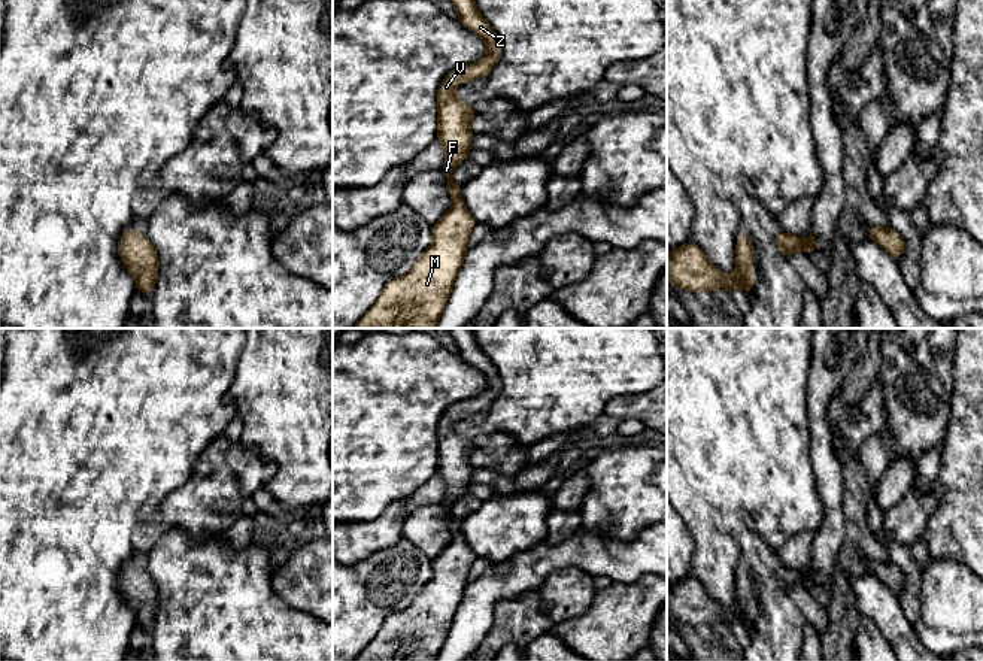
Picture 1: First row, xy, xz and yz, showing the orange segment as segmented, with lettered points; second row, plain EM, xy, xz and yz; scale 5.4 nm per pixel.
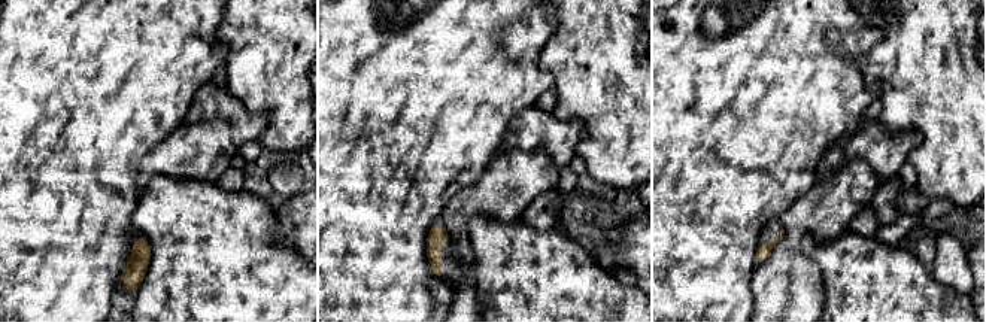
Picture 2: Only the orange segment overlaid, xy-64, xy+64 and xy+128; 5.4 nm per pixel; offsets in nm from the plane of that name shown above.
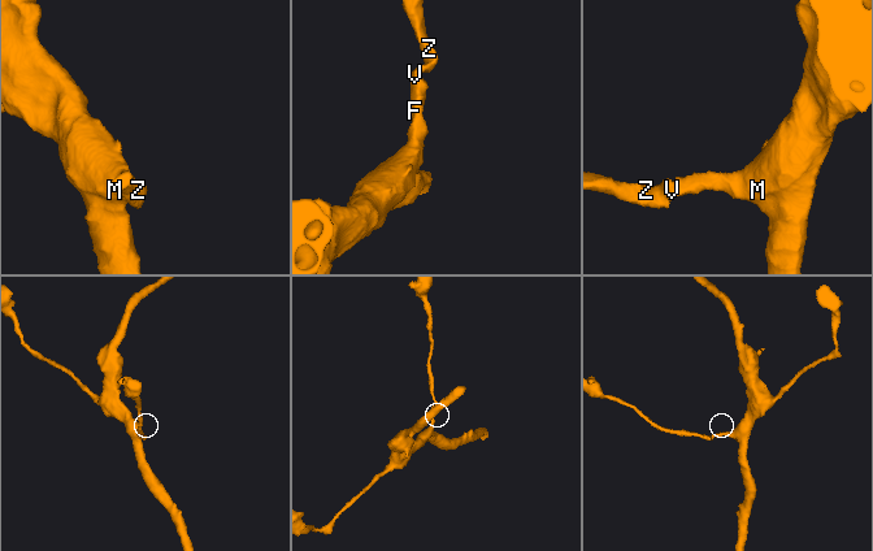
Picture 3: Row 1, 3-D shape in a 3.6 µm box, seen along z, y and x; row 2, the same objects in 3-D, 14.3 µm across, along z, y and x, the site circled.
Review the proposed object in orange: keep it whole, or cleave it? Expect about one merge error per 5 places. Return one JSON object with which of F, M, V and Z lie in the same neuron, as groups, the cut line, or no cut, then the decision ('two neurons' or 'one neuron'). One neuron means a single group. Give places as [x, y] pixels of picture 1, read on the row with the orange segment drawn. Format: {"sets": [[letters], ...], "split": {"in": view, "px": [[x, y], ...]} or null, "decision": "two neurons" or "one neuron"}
{"sets": [["F", "M", "V", "Z"]], "split": null, "decision": "one neuron"}

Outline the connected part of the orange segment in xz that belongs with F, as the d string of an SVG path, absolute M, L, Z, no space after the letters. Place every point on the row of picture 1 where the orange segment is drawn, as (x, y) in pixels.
M452 0L452 3L458 21L488 45L482 60L450 72L437 93L437 140L443 143L446 152L446 166L440 172L447 179L452 206L431 225L433 245L407 275L385 285L374 306L354 328L434 328L468 251L468 237L476 219L464 206L461 187L452 179L452 173L470 157L473 139L470 122L477 112L455 97L455 82L486 78L500 61L503 49L497 33L480 15L474 0Z

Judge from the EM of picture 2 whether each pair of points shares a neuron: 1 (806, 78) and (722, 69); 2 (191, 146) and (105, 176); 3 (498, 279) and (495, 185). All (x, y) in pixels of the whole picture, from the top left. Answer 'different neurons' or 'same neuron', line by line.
1: same neuron
2: different neurons
3: different neurons

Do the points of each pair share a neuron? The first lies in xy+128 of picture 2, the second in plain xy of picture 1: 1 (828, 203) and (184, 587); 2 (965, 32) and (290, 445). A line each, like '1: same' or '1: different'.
1: different
2: same

